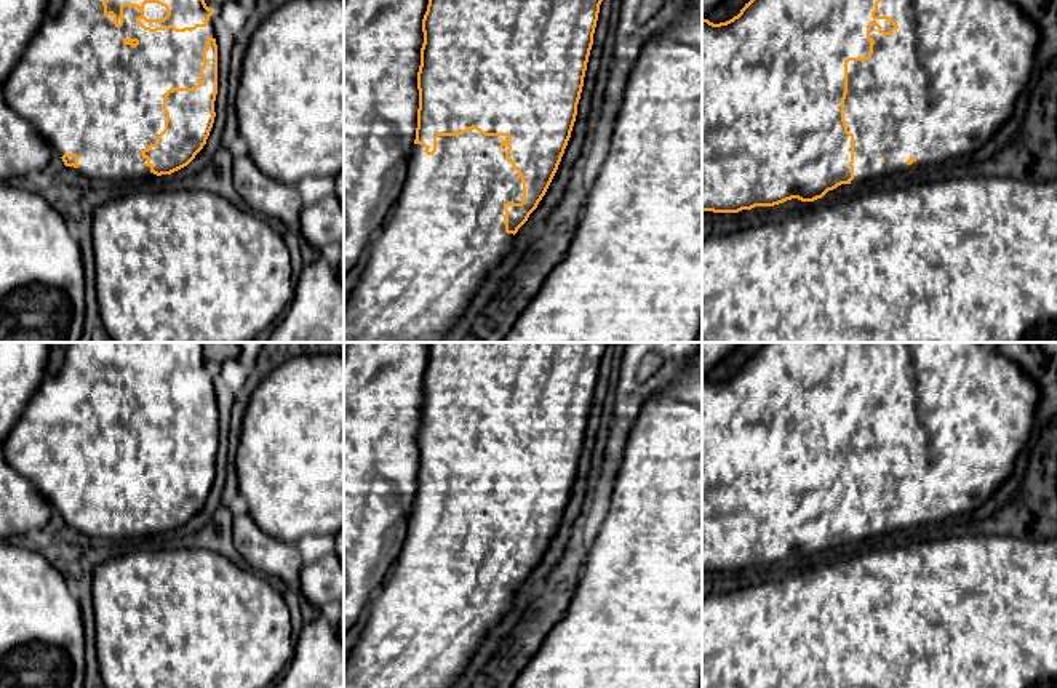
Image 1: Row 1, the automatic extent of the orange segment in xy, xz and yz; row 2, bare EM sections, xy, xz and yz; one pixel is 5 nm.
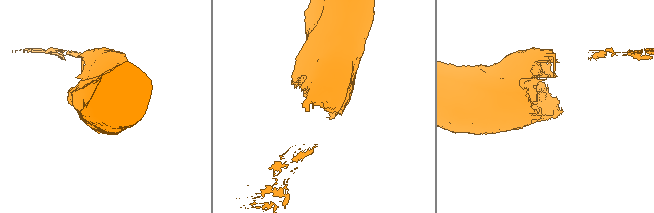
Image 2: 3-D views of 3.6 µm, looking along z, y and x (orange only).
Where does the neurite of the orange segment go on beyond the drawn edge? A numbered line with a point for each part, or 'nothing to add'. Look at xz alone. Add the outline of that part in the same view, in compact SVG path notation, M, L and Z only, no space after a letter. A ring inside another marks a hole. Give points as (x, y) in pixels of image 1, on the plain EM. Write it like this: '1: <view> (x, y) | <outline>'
1: xz (446, 589) | M477 488L438 494L433 514L413 502L401 552L390 576L371 597L368 619L344 661L344 688L449 688L462 675L488 630L512 611L513 592L505 590L504 563L523 560L523 539L505 518L509 506L499 506L505 498Z

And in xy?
1: xy (87, 452) | M69 342L61 370L45 376L0 443L8 464L37 486L54 512L78 514L78 525L66 526L109 541L157 534L141 510L165 488L165 451L201 440L203 408L206 398L214 397L214 371L206 386L192 390L144 389L136 381L138 374L163 378L168 373L158 362L146 362L142 371L125 365L123 384L117 386L112 373L104 374L102 365L114 349L101 342Z

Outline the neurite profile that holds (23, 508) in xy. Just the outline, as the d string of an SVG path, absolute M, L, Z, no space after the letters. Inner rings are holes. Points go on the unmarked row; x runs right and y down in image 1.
M0 445L0 541L22 541L32 530L45 530L54 509L26 477L6 461Z

